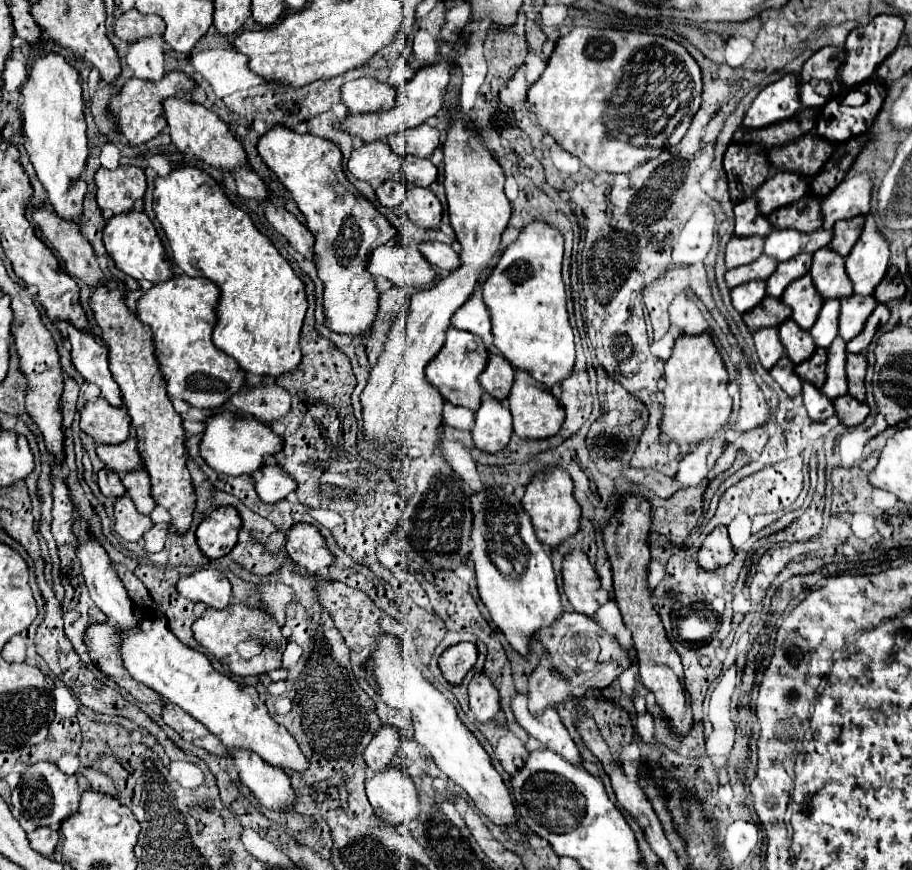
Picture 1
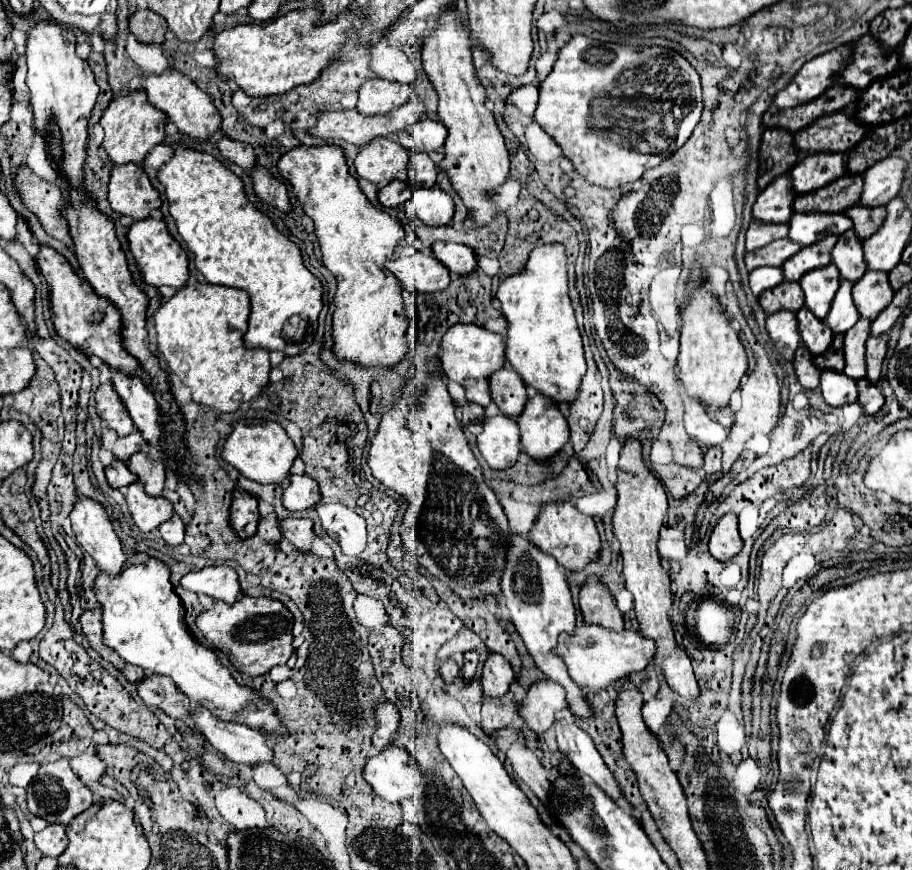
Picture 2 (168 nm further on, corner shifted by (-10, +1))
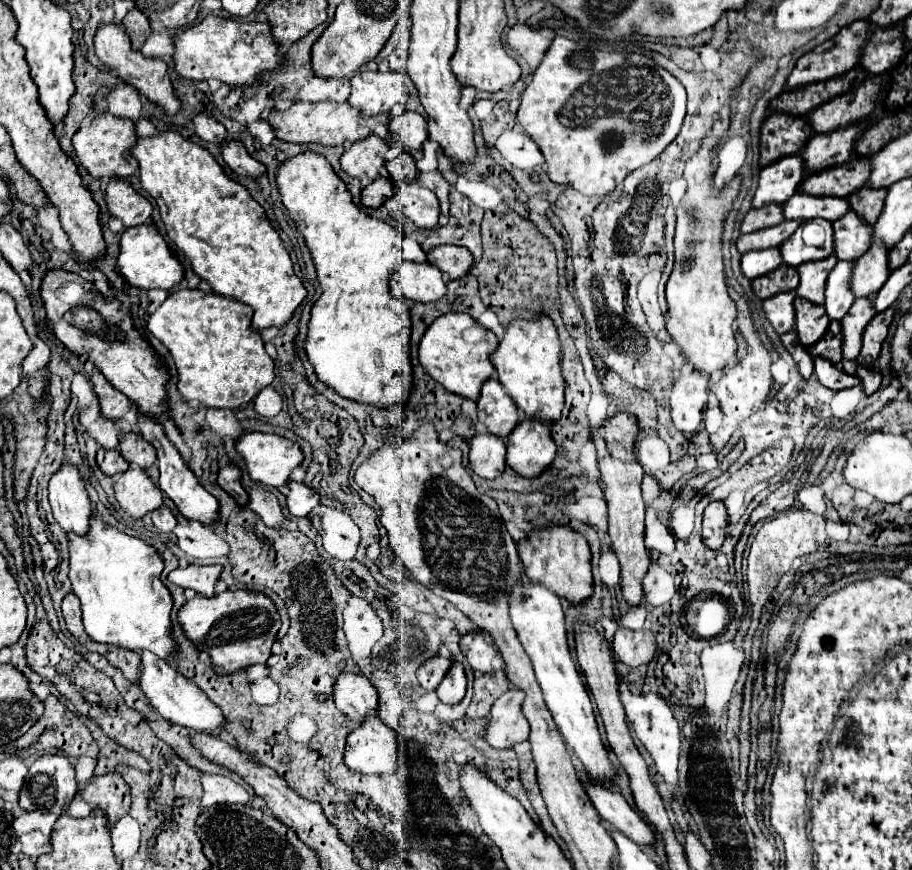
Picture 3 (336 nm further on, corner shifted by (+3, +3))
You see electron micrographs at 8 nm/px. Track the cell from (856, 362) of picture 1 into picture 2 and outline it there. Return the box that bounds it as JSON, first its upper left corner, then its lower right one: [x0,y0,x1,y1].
[866,334,888,384]

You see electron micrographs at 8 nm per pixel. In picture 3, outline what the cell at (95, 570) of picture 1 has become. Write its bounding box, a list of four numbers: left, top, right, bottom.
[49,464,93,536]

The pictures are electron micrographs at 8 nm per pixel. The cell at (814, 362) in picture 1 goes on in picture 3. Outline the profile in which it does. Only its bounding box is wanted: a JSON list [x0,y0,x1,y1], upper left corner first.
[811,322,841,364]

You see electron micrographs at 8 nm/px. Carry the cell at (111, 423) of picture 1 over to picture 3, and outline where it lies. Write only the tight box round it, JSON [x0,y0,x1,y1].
[91,368,131,420]

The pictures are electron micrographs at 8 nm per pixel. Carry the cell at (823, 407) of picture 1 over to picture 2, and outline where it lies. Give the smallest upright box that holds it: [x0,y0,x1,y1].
[820,370,858,406]

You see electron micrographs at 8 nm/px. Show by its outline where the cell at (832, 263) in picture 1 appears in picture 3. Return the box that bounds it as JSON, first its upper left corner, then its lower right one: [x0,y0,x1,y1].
[833,212,871,262]

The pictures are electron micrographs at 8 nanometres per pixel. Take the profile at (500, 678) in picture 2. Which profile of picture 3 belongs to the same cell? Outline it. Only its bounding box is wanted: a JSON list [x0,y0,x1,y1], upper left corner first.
[461,634,497,672]

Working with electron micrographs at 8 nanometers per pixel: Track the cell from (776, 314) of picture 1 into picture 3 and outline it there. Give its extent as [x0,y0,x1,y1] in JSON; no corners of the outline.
[751,264,799,300]

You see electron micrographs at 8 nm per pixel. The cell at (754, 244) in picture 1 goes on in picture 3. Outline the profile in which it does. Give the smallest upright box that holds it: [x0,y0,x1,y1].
[741,204,783,234]

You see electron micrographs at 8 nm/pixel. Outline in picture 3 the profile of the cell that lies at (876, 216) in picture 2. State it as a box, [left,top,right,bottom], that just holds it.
[847,188,887,226]

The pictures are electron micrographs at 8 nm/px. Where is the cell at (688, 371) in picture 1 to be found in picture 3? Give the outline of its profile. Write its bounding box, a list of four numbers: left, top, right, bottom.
[667,108,741,374]

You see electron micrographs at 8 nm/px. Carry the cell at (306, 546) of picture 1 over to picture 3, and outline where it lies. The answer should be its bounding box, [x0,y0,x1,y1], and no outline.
[249,488,285,528]

